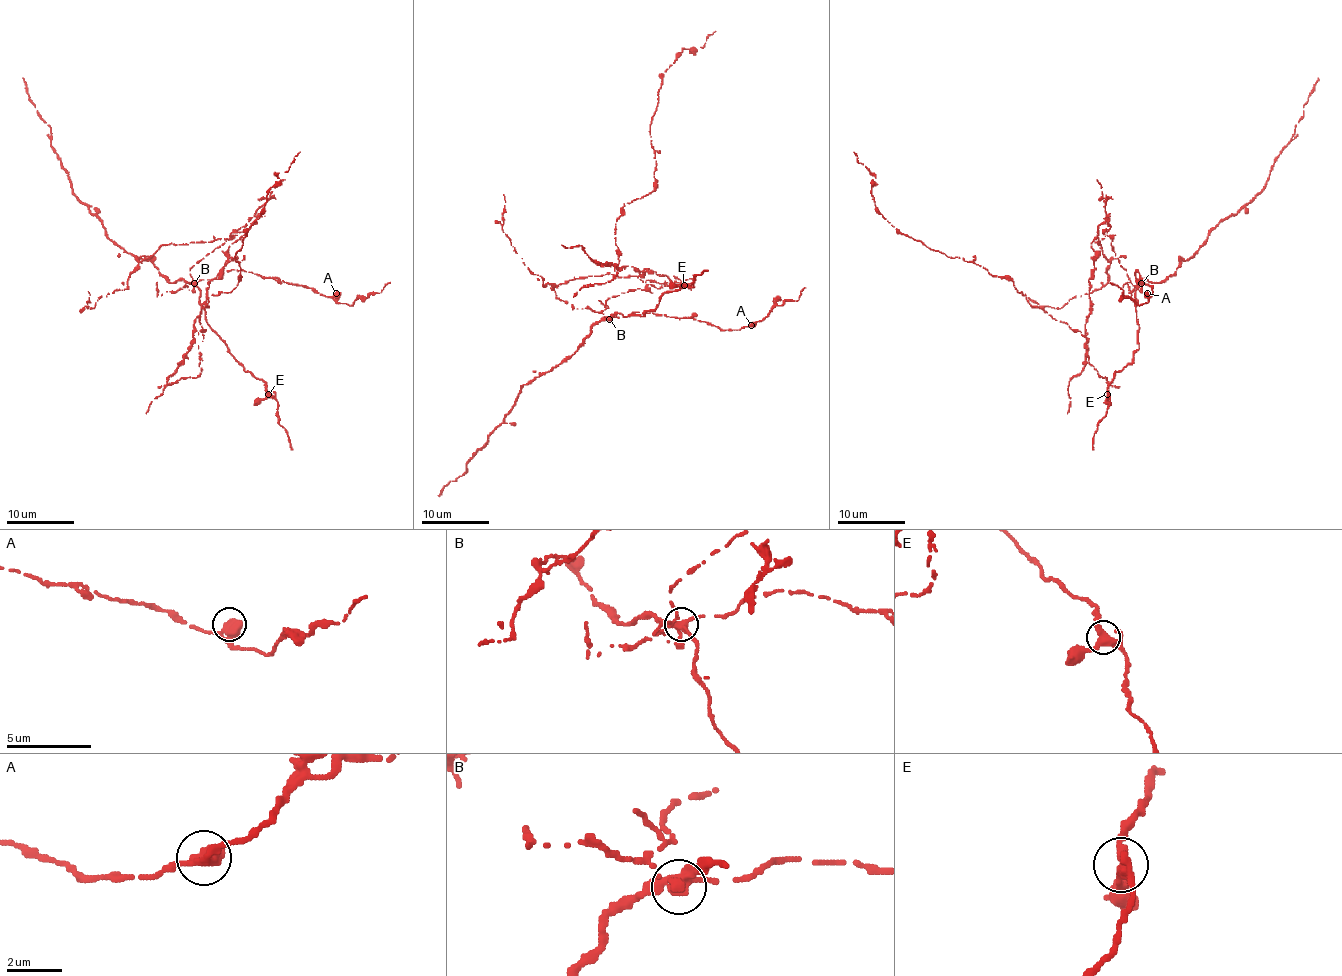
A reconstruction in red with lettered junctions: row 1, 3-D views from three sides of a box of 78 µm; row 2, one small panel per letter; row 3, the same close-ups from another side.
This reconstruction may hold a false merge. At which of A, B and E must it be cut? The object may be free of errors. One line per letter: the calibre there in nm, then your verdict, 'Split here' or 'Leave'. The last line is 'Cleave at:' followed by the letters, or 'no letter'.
A: Thickness 440 nm. Leave
B: Thickness 360 nm. Split here
E: Thickness 340 nm. Leave
Cleave at: B

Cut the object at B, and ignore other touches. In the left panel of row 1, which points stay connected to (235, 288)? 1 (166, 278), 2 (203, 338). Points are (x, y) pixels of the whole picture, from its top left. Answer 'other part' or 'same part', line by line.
1: other part
2: same part

